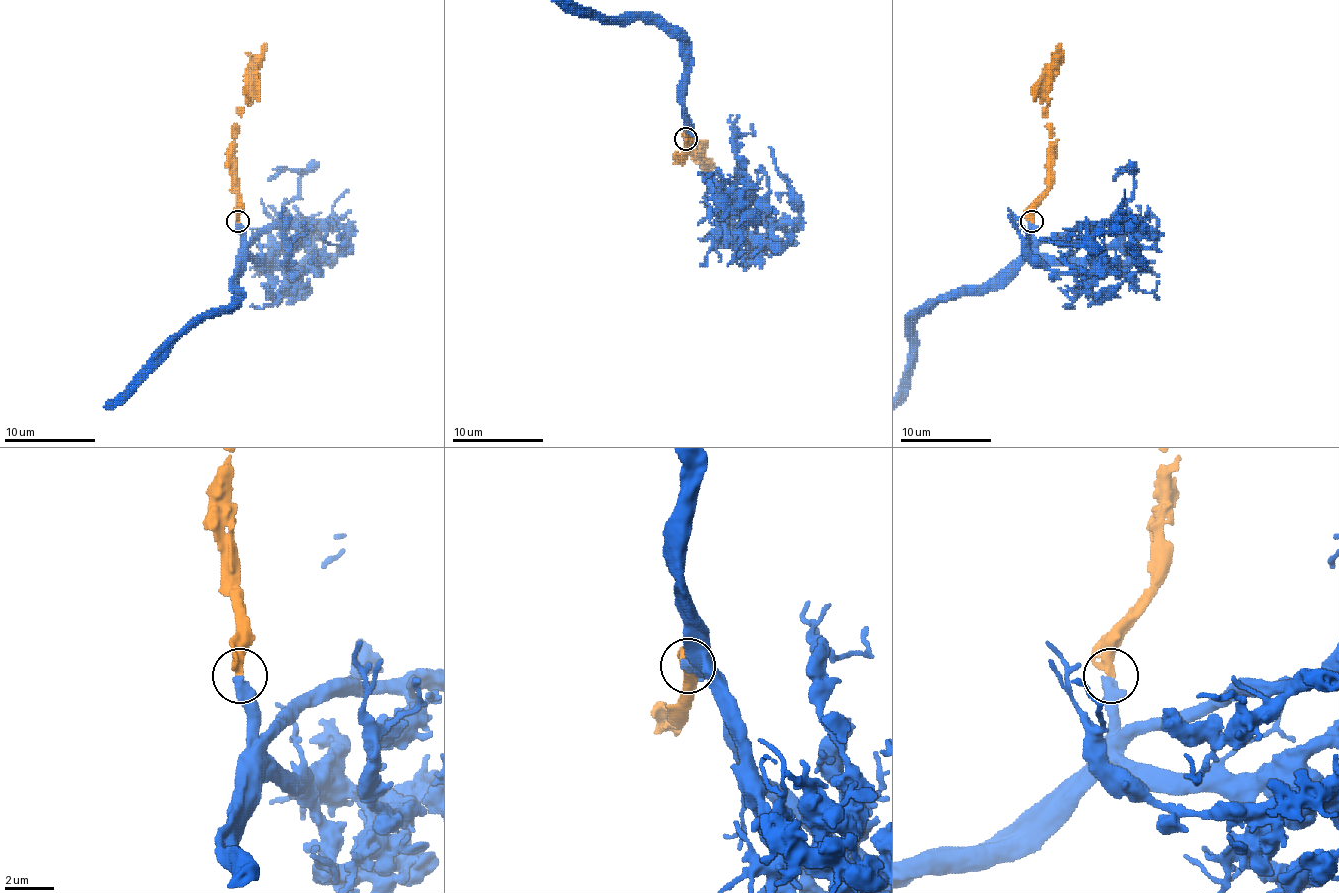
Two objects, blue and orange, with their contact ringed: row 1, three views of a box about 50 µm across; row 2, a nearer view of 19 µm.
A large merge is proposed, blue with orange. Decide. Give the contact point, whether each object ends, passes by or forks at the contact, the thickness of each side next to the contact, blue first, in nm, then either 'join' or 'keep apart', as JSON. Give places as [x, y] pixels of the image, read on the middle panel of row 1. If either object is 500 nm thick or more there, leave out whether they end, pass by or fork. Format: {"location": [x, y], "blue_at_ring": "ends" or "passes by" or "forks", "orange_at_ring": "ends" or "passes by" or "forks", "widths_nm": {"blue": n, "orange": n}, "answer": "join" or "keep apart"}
{"location": [686, 138], "widths_nm": {"blue": 500, "orange": 420}, "answer": "join"}

